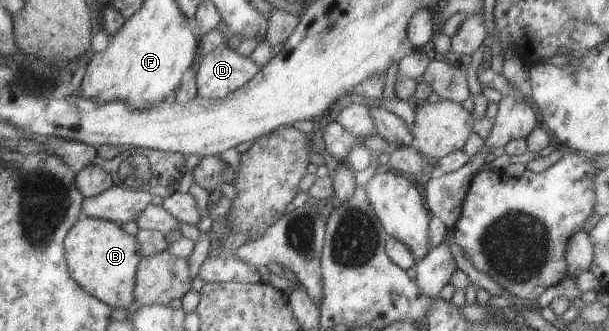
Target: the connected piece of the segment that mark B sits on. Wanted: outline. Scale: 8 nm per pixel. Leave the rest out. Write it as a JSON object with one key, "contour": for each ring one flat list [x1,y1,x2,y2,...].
{"contour":[[81,216,65,235,64,253,67,272,77,286,112,308,127,310,132,304,141,248,137,239,121,230,118,223]]}

